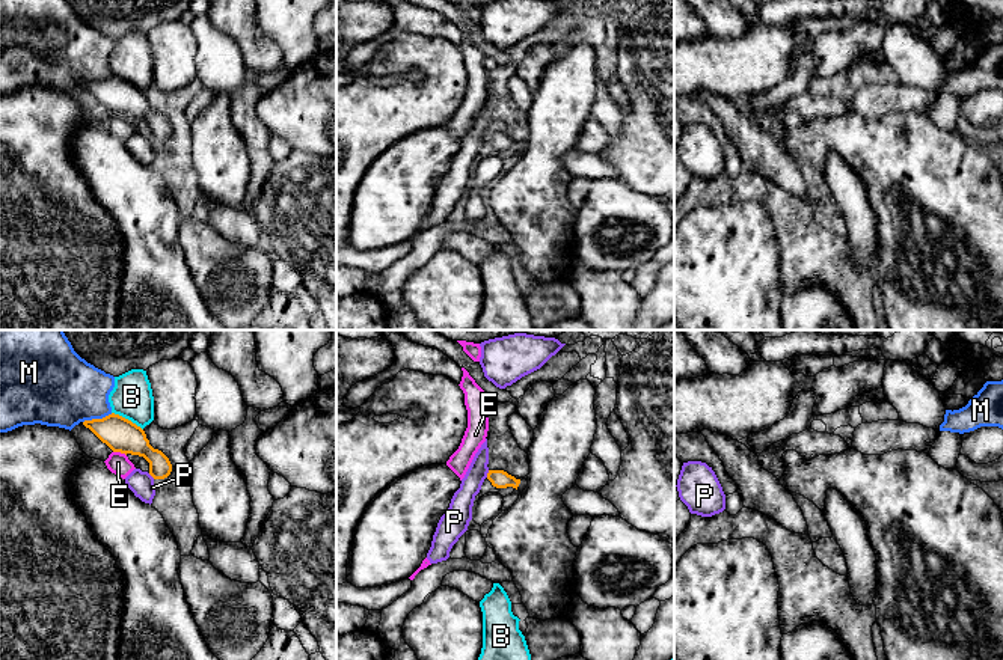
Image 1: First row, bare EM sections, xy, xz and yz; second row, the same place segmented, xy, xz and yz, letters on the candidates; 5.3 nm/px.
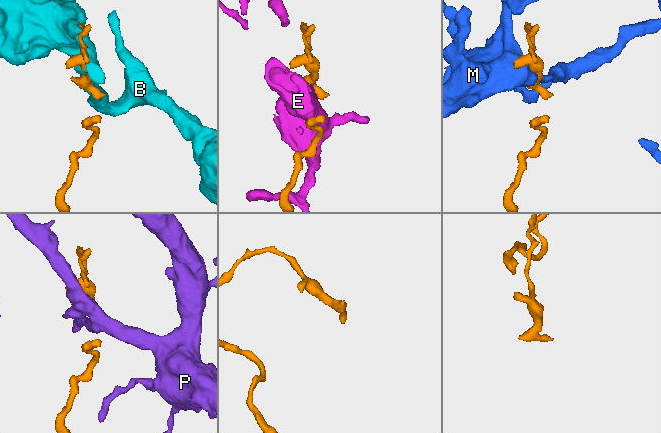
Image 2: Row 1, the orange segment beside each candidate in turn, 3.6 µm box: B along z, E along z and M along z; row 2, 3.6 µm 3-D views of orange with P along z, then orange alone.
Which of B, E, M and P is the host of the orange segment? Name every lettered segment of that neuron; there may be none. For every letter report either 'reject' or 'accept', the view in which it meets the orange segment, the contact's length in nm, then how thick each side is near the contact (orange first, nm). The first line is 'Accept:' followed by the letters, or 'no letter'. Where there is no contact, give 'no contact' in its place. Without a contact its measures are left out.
Accept: no letter
B: reject; contact in xy; length 190 nm; calibres 180 and 220 nm
E: reject; contact in xy; length 80 nm; calibres 180 and 120 nm
M: reject; contact in xy; length 170 nm; calibres 180 and 400 nm
P: reject; contact in xz; length 40 nm; calibres 100 and 130 nm

